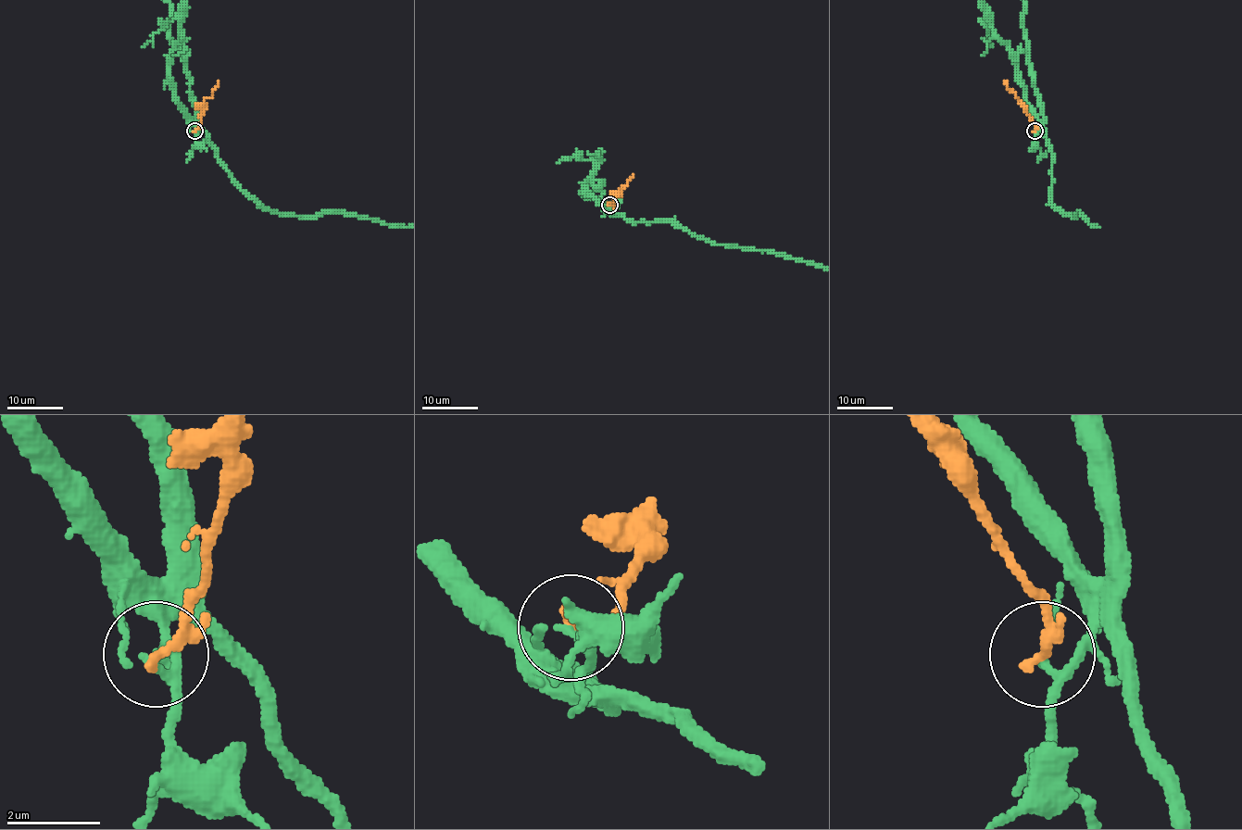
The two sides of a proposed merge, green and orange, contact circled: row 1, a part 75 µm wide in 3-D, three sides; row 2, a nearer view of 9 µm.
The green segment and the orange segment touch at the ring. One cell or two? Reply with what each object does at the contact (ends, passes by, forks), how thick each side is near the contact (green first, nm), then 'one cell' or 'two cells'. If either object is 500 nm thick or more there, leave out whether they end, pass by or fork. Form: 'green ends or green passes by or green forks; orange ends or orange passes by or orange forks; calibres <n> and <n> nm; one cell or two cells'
green passes by; orange passes by; calibres 160 and 160 nm; two cells

